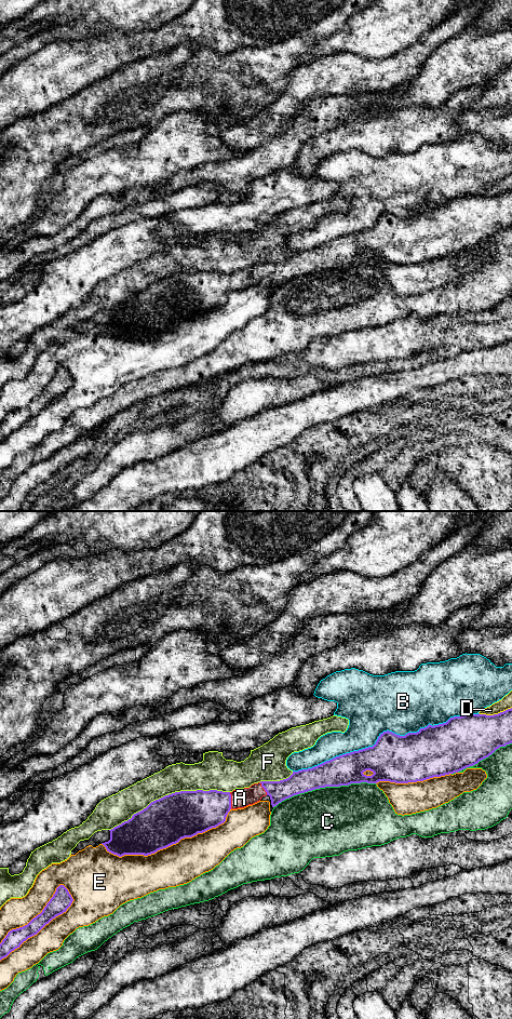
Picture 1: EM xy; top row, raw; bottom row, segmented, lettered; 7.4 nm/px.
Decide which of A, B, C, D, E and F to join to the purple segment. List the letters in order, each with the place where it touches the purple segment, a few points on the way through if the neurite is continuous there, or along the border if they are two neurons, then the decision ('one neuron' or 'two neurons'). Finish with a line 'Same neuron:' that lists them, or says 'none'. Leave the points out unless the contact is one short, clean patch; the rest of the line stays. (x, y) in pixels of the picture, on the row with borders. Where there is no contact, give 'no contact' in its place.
A: xy (230, 801) | one neuron
B: xy (385, 732) | two neurons
C: xy (324, 787) | two neurons
D: xy (495, 714) | two neurons
E: xy (45, 924) | two neurons
F: xy (169, 794) | two neurons
Same neuron: A

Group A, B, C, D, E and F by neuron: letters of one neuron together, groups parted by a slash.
A / B / C / D / E / F

